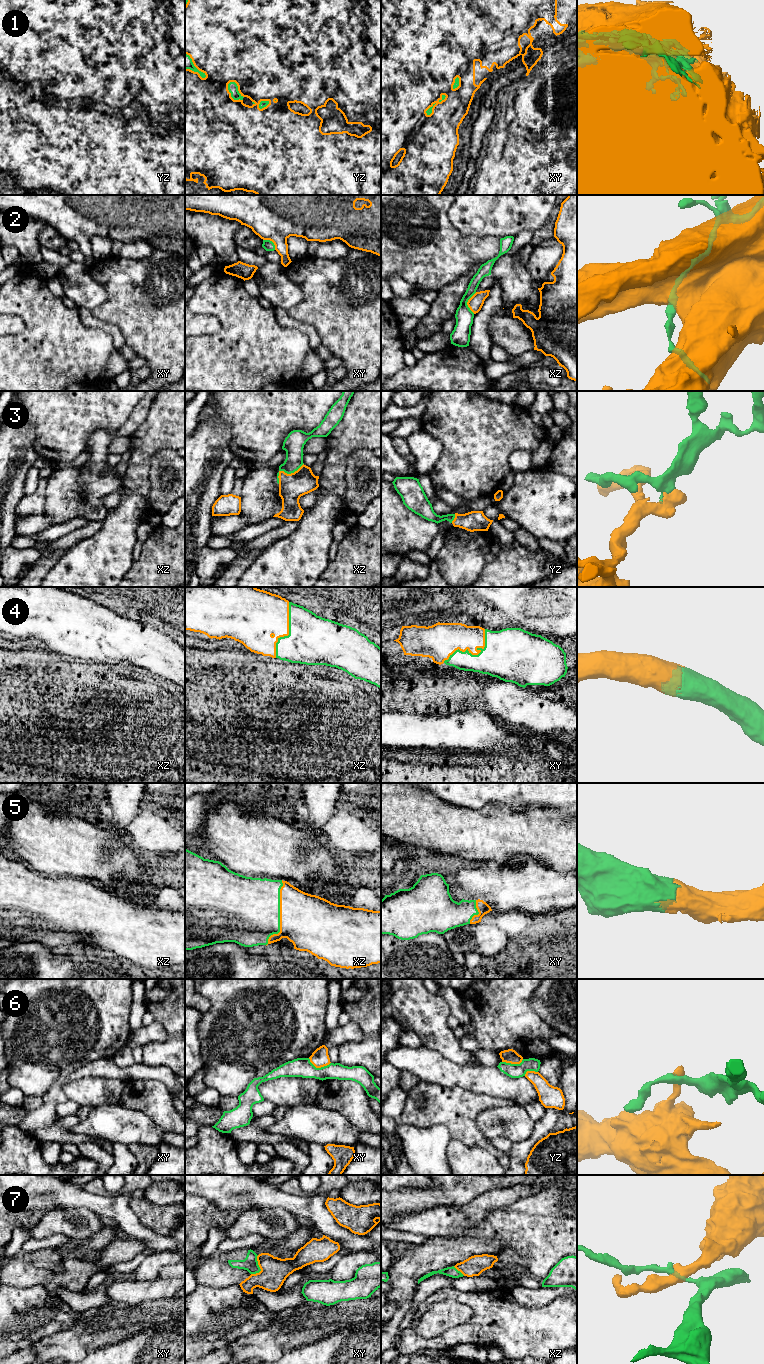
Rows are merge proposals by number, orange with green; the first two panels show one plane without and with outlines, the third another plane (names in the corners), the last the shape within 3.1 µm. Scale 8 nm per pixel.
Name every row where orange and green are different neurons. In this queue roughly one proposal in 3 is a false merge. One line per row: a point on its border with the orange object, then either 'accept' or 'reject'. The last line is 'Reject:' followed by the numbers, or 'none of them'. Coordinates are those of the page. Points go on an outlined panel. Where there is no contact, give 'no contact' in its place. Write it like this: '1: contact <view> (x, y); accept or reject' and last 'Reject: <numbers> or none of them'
1: contact yz (230, 94); accept
2: contact xz (467, 303); reject
3: contact xz (285, 473); accept
4: contact xy (472, 654); accept
5: contact xz (280, 915); accept
6: contact xy (319, 1067); reject
7: contact xy (259, 1266); reject
Reject: 2, 6, 7

